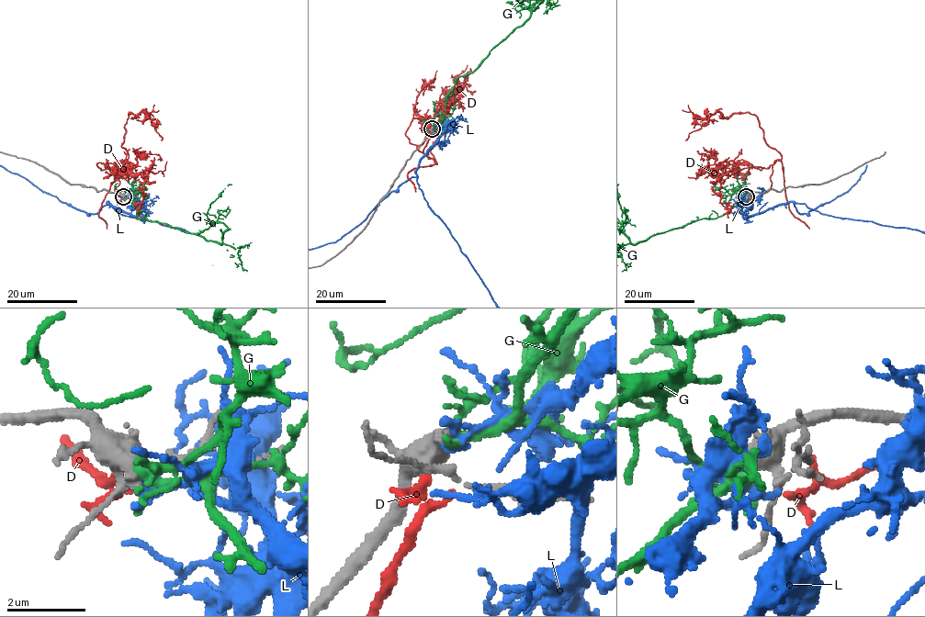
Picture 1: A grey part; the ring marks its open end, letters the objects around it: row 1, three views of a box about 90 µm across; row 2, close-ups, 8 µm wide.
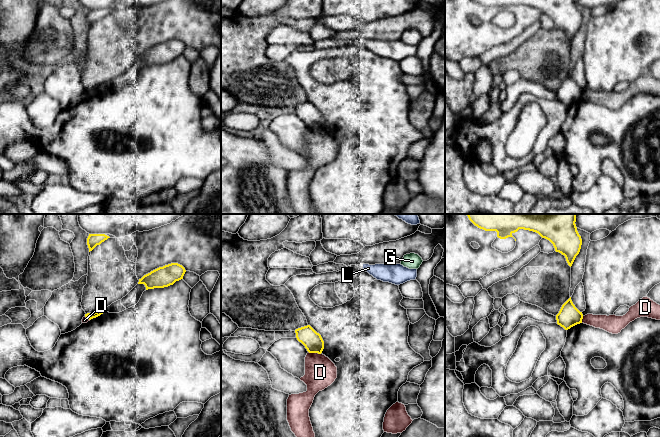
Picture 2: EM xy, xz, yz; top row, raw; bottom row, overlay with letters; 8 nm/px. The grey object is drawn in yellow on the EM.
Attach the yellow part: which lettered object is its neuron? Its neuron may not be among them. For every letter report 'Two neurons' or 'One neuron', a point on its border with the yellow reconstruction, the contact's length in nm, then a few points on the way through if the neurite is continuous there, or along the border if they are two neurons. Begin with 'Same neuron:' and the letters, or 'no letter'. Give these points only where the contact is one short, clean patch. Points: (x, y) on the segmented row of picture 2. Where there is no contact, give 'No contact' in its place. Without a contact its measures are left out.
Same neuron: G
D: Two neurons. Touches yellow at xz (314, 352). Shared border 110 nm. Boundary: xz (308, 351), (320, 354)
G: One neuron. No contact
L: Two neurons. No contact

